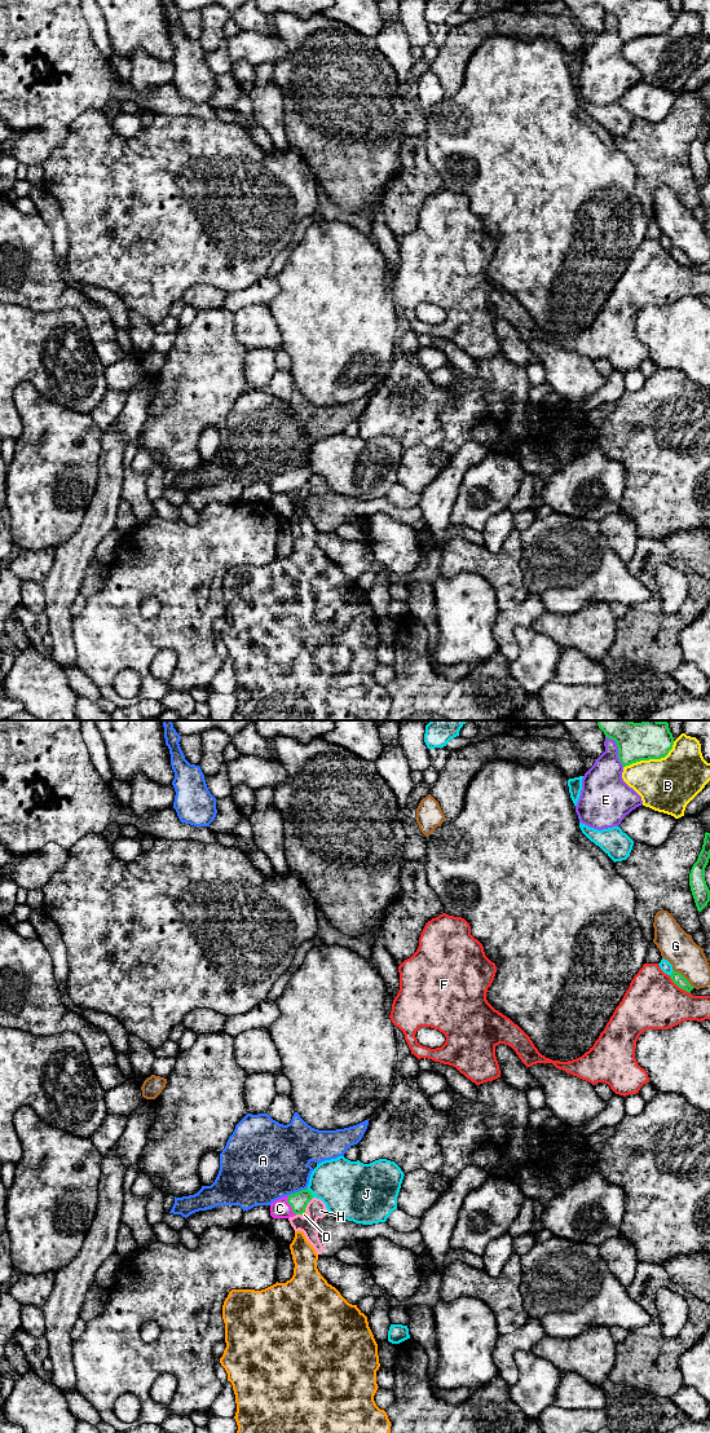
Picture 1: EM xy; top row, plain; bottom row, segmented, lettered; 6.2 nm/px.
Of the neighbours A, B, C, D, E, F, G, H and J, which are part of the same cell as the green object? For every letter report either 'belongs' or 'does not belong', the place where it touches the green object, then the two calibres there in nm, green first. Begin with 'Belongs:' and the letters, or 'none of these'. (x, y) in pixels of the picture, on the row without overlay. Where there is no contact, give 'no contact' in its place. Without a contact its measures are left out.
Belongs: C
A: does not belong; meets green in xy at (296, 468); 110 nm thick on the green side, 460 nm on the other
B: does not belong; meets green in xy at (651, 34); 220 nm thick on the green side, 340 nm on the other
C: belongs; meets green in xy at (290, 480); 110 nm thick on the green side, 120 nm on the other
D: does not belong; meets green in xy at (303, 488); 110 nm thick on the green side, 30 nm on the other
E: does not belong; meets green in xy at (618, 25); 220 nm thick on the green side, 260 nm on the other
F: does not belong; meets green in xy at (679, 263); 70 nm thick on the green side, 360 nm on the other
G: does not belong; meets green in xy at (684, 254); 70 nm thick on the green side, 200 nm on the other
H: does not belong; meets green in xy at (307, 480); 110 nm thick on the green side, 120 nm on the other
J: does not belong; meets green in xy at (311, 468); 110 nm thick on the green side, 360 nm on the other

